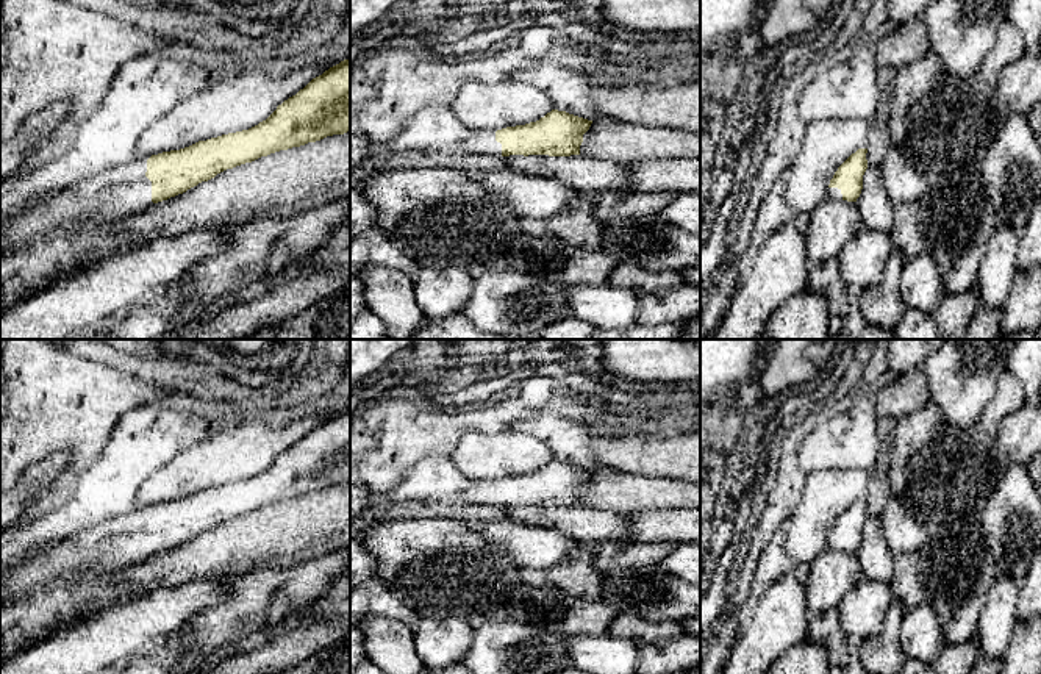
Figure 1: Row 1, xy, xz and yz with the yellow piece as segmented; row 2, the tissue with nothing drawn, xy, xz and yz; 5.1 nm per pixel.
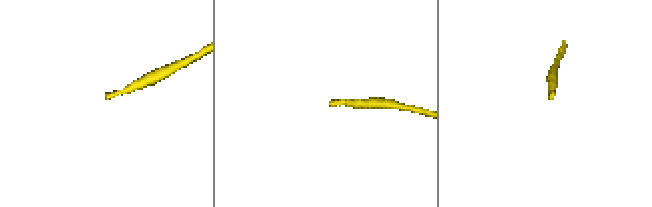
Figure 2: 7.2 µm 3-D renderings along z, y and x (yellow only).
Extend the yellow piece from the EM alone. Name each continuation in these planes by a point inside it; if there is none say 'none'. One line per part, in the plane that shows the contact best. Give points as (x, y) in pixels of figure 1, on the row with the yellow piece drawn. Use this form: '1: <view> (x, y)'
1: xy (122, 191)

